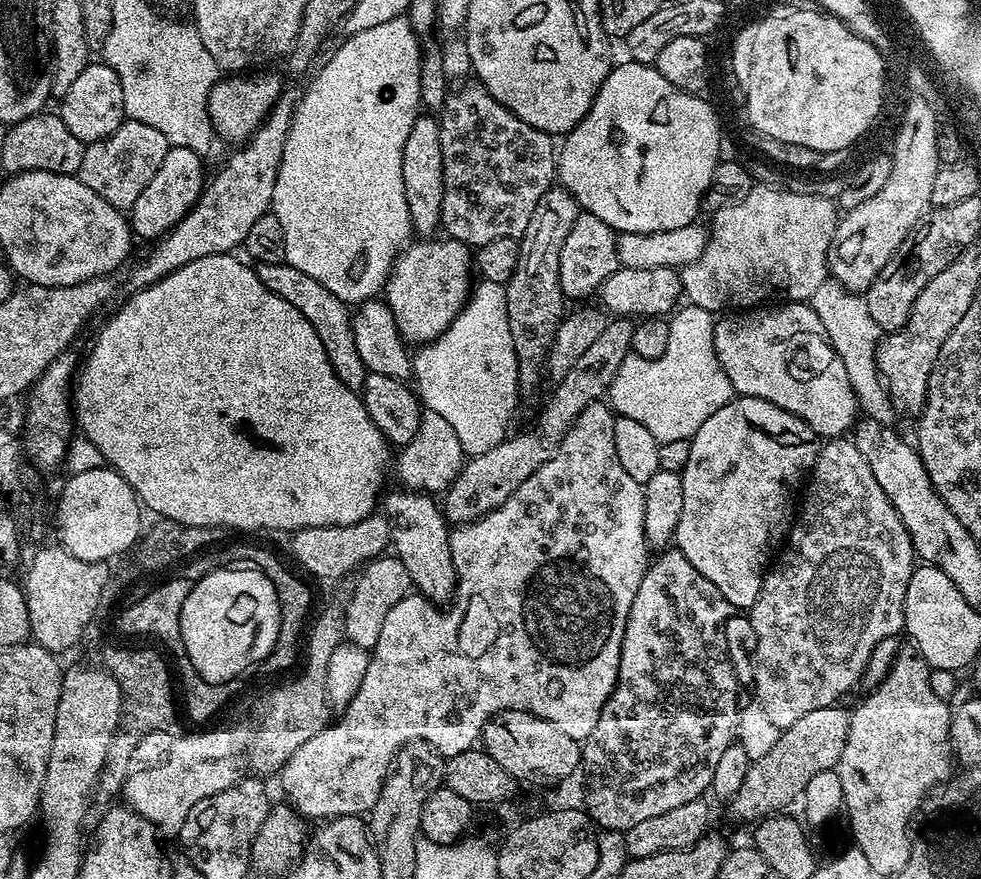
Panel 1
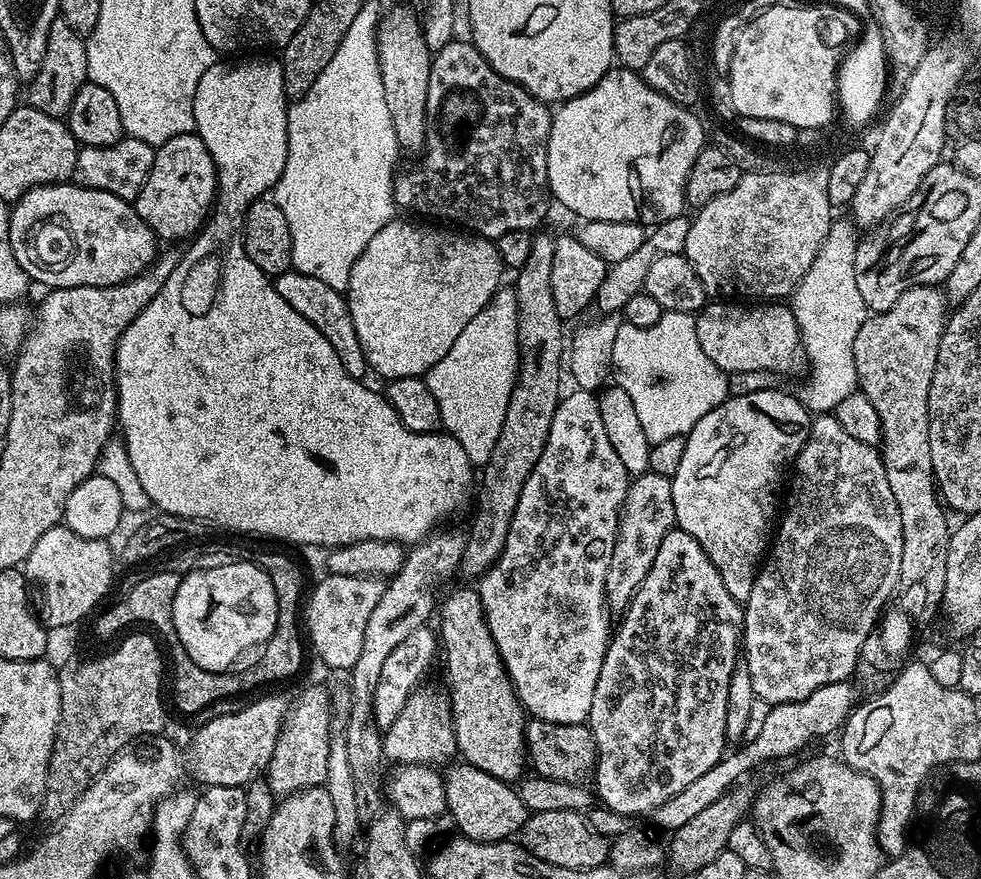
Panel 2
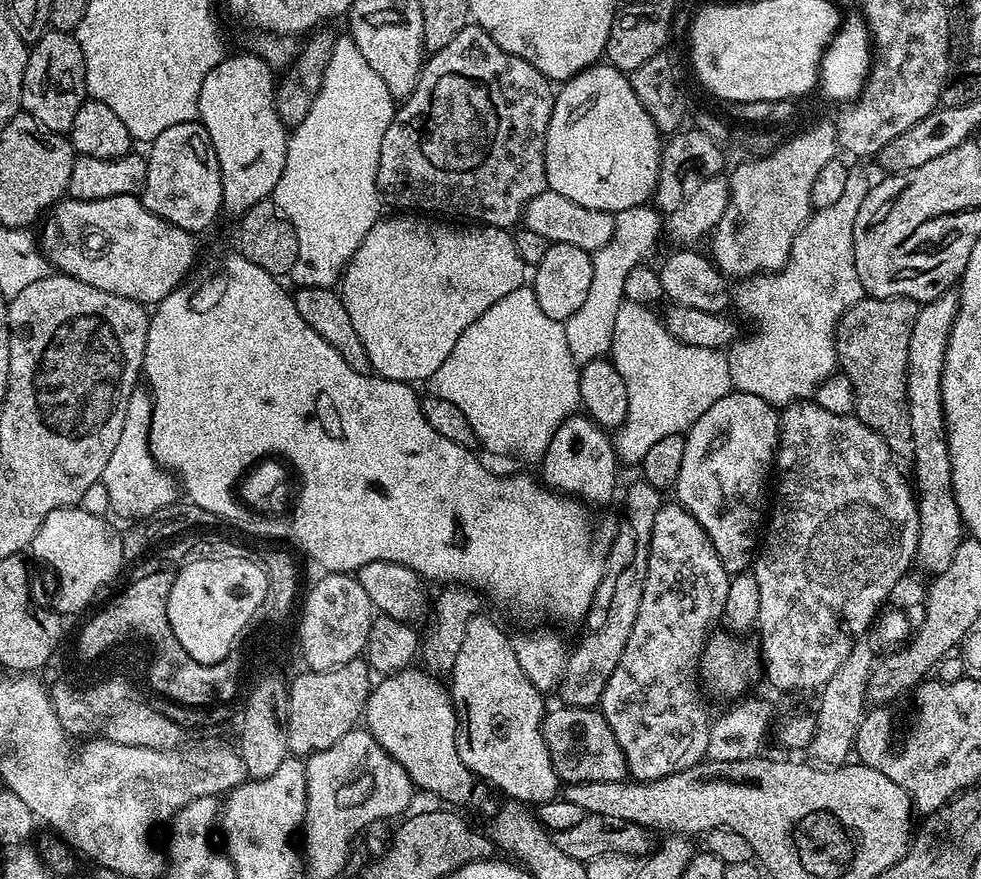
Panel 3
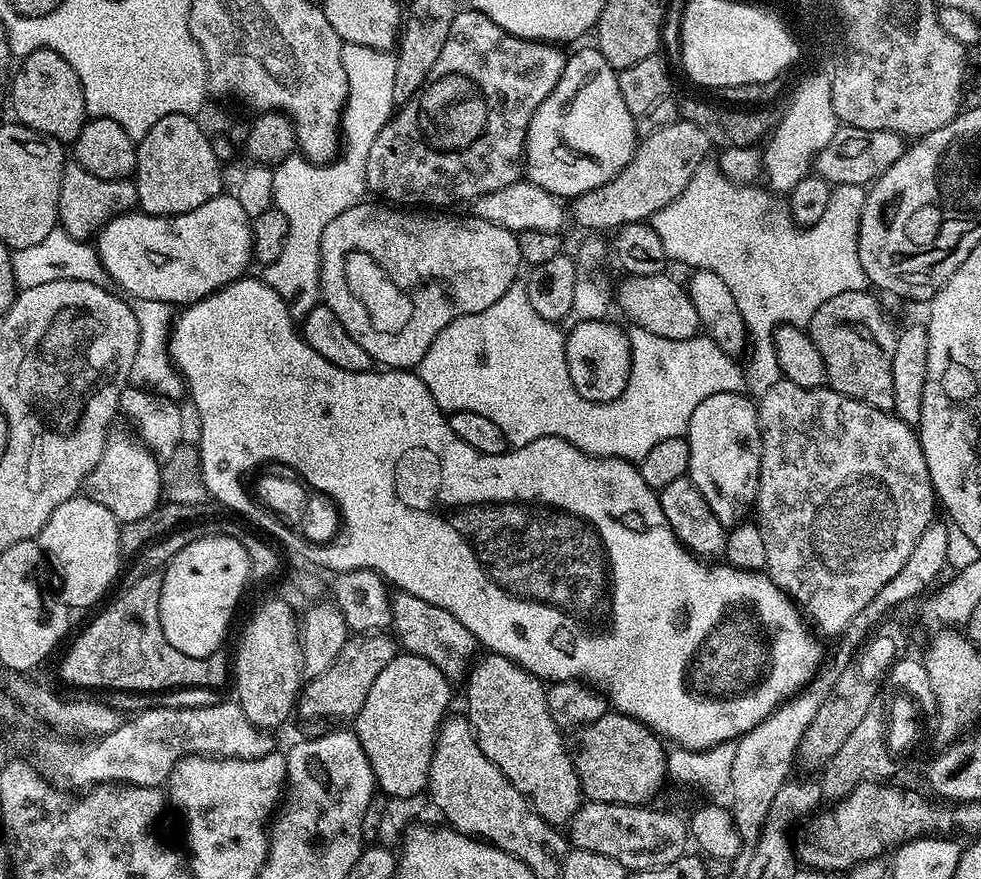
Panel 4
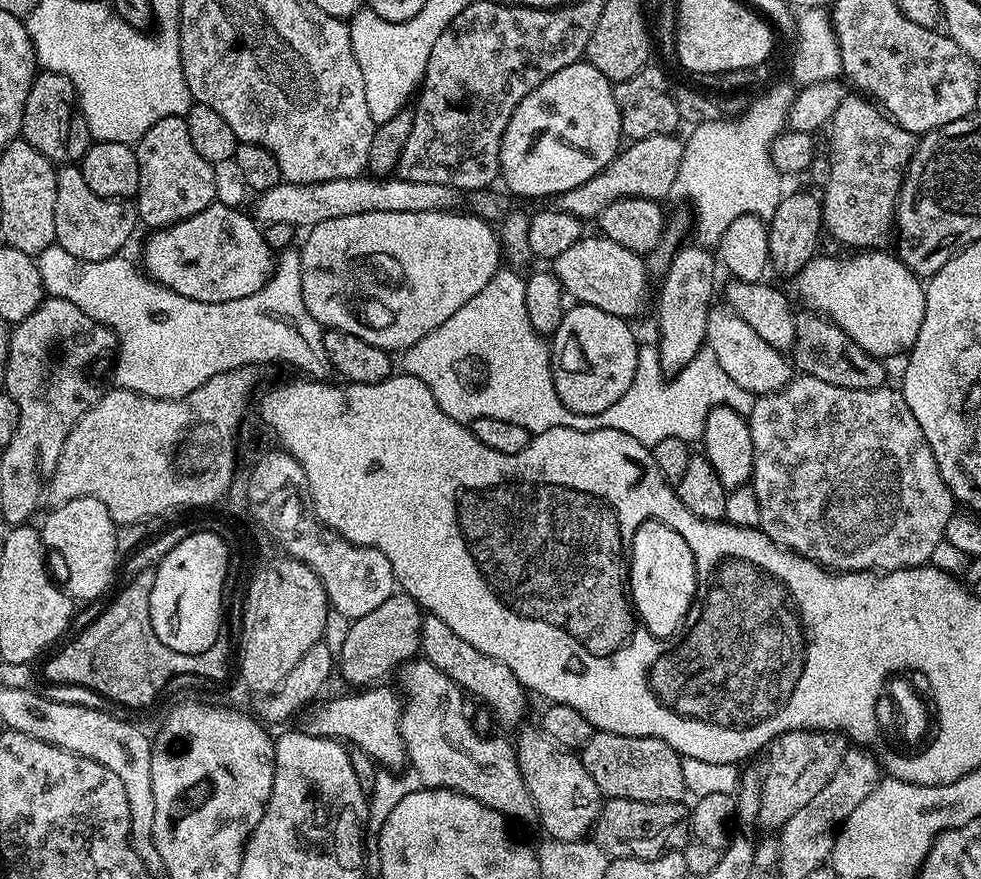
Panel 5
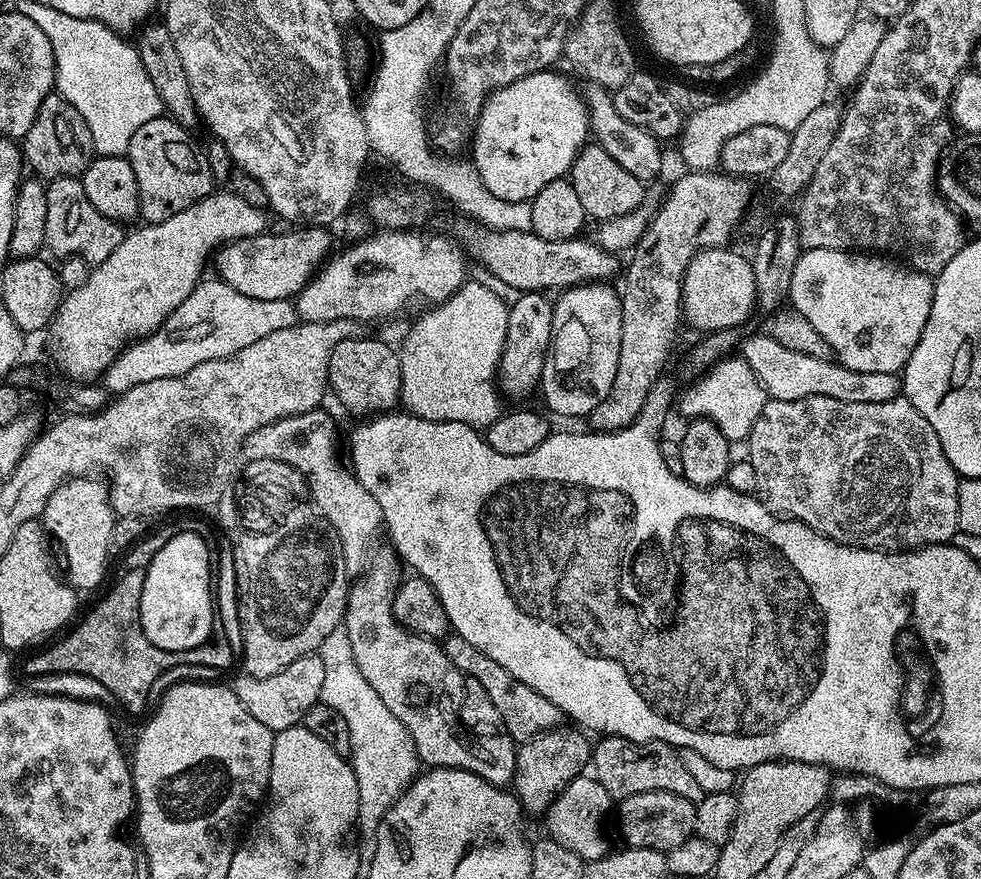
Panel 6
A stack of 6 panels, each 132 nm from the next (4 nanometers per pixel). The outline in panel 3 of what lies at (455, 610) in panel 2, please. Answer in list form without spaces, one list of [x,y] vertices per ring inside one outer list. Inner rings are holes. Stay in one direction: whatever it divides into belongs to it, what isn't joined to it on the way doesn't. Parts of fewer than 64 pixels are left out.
[[[477,614],[468,622],[466,638],[462,638],[462,647],[458,649],[458,658],[450,673],[450,693],[457,716],[458,758],[476,778],[489,780],[498,791],[505,792],[509,801],[524,806],[544,804],[557,799],[562,788],[562,781],[550,762],[550,750],[546,750],[544,741],[545,697],[536,689],[534,682],[526,678],[526,670],[522,670],[518,654],[514,654],[512,636],[484,615]]]

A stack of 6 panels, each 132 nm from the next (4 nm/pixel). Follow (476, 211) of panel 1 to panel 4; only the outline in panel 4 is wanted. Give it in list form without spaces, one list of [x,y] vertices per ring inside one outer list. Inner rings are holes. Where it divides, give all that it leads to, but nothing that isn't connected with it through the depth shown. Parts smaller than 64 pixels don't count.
[[[460,10],[454,18],[452,27],[450,27],[450,34],[442,48],[442,54],[439,55],[434,68],[430,70],[424,85],[408,102],[399,105],[398,111],[389,120],[388,124],[382,126],[378,138],[374,138],[374,146],[370,146],[370,158],[366,162],[364,183],[367,191],[376,195],[373,197],[384,202],[391,202],[396,206],[460,204],[463,200],[474,202],[480,196],[494,194],[494,190],[502,190],[502,186],[510,186],[514,182],[518,182],[526,172],[524,147],[526,146],[526,134],[530,126],[530,118],[534,118],[534,110],[538,110],[538,106],[542,106],[542,102],[546,102],[550,90],[554,90],[554,86],[558,86],[558,78],[562,78],[565,59],[565,49],[555,43],[518,38],[514,34],[502,30],[502,26],[498,26],[498,22],[490,22],[490,18],[486,18],[486,14],[471,10]]]

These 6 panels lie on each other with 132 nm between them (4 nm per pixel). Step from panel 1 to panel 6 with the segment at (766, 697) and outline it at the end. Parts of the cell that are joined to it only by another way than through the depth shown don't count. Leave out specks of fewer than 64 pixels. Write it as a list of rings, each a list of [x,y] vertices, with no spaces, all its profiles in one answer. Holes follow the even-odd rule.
[[[807,396],[797,400],[774,400],[769,398],[758,414],[758,422],[750,430],[746,441],[746,459],[753,464],[757,488],[757,500],[763,502],[775,516],[786,520],[797,520],[810,526],[818,534],[839,544],[849,544],[851,548],[879,548],[882,552],[911,552],[924,548],[927,544],[947,544],[958,530],[958,492],[961,477],[957,476],[950,458],[942,454],[942,442],[930,427],[930,422],[914,410],[908,400],[897,398],[890,402],[838,402],[834,398]]]

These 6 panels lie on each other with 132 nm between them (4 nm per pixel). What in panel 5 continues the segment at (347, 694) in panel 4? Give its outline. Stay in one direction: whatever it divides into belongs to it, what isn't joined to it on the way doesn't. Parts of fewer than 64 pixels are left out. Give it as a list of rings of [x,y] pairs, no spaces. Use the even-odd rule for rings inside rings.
[[[404,591],[393,592],[382,606],[351,621],[349,634],[338,651],[338,676],[354,686],[372,686],[383,681],[383,676],[406,664],[420,652],[420,635],[425,613],[414,598]]]

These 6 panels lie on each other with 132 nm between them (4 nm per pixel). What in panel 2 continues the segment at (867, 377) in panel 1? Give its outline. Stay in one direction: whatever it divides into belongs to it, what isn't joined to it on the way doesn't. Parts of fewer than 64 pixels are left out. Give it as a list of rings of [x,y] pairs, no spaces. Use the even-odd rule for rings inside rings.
[[[833,219],[830,230],[802,282],[790,297],[790,307],[800,327],[800,341],[804,343],[805,357],[812,364],[812,384],[808,384],[798,392],[801,402],[813,414],[831,413],[850,393],[857,391],[858,370],[854,370],[854,338],[858,338],[858,330],[862,330],[862,322],[868,319],[868,307],[862,302],[862,294],[858,291],[858,282],[854,282],[854,262],[856,261],[856,245],[858,243],[857,227],[851,219]]]

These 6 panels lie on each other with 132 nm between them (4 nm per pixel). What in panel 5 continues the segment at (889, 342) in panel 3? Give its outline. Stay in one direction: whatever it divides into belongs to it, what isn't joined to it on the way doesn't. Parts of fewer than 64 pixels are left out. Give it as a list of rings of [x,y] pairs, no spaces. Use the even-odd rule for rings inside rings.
[[[811,310],[797,311],[794,319],[796,325],[790,356],[803,375],[822,378],[822,382],[830,382],[830,386],[842,386],[850,390],[885,387],[884,368],[880,365],[883,363],[862,350],[862,346],[858,346],[858,342],[854,342],[854,338],[846,335],[834,321]]]

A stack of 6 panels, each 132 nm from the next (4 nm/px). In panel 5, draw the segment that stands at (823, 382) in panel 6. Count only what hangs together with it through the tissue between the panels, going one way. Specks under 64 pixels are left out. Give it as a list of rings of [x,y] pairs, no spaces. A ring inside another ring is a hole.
[[[713,306],[710,310],[706,318],[706,346],[714,350],[714,358],[718,358],[731,380],[754,398],[782,390],[793,379],[794,368],[789,357],[770,346],[766,338],[756,333],[754,326],[742,322],[742,318],[727,306]]]

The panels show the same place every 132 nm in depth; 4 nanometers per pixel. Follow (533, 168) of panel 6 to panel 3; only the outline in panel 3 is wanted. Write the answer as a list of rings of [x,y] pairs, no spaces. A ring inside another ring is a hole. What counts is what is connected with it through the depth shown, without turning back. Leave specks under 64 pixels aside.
[[[597,62],[583,68],[578,74],[563,81],[555,93],[554,110],[546,130],[546,178],[551,191],[578,202],[590,210],[613,214],[631,208],[643,209],[653,199],[660,169],[662,133],[654,126],[650,114],[642,110],[638,94],[634,94],[632,81],[612,64]]]

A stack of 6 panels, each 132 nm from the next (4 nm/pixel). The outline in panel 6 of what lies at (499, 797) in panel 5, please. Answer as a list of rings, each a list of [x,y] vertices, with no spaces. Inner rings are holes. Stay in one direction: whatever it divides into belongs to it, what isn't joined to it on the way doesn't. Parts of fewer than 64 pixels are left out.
[[[392,554],[381,560],[373,559],[363,576],[351,585],[342,626],[349,634],[358,669],[387,709],[410,732],[421,765],[461,768],[486,778],[491,784],[511,785],[515,755],[491,756],[486,749],[468,744],[469,737],[460,723],[464,673],[446,658],[443,647],[433,637],[417,636],[394,618],[392,603],[402,580],[396,573],[396,564],[397,557]]]

